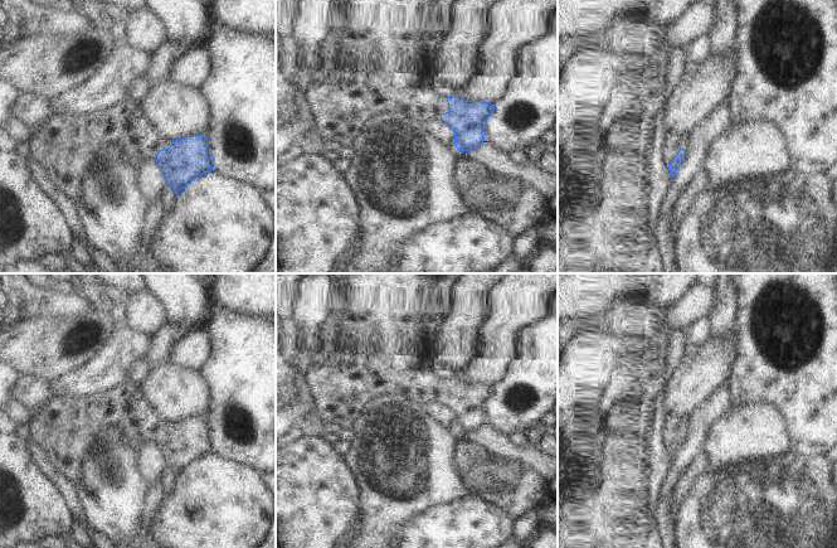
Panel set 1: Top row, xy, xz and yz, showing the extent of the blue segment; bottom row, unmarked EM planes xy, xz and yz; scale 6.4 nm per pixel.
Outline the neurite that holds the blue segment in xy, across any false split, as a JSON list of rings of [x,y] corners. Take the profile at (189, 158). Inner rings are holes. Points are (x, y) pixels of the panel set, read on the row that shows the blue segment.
[[[131,100],[86,116],[55,115],[35,131],[30,145],[30,157],[77,205],[83,200],[84,179],[103,165],[101,155],[111,147],[126,152],[138,168],[143,160],[154,159],[175,194],[214,169],[205,136],[170,140]]]

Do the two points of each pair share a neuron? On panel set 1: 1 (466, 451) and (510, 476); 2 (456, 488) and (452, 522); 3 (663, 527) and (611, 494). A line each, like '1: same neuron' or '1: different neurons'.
1: same neuron
2: different neurons
3: different neurons

